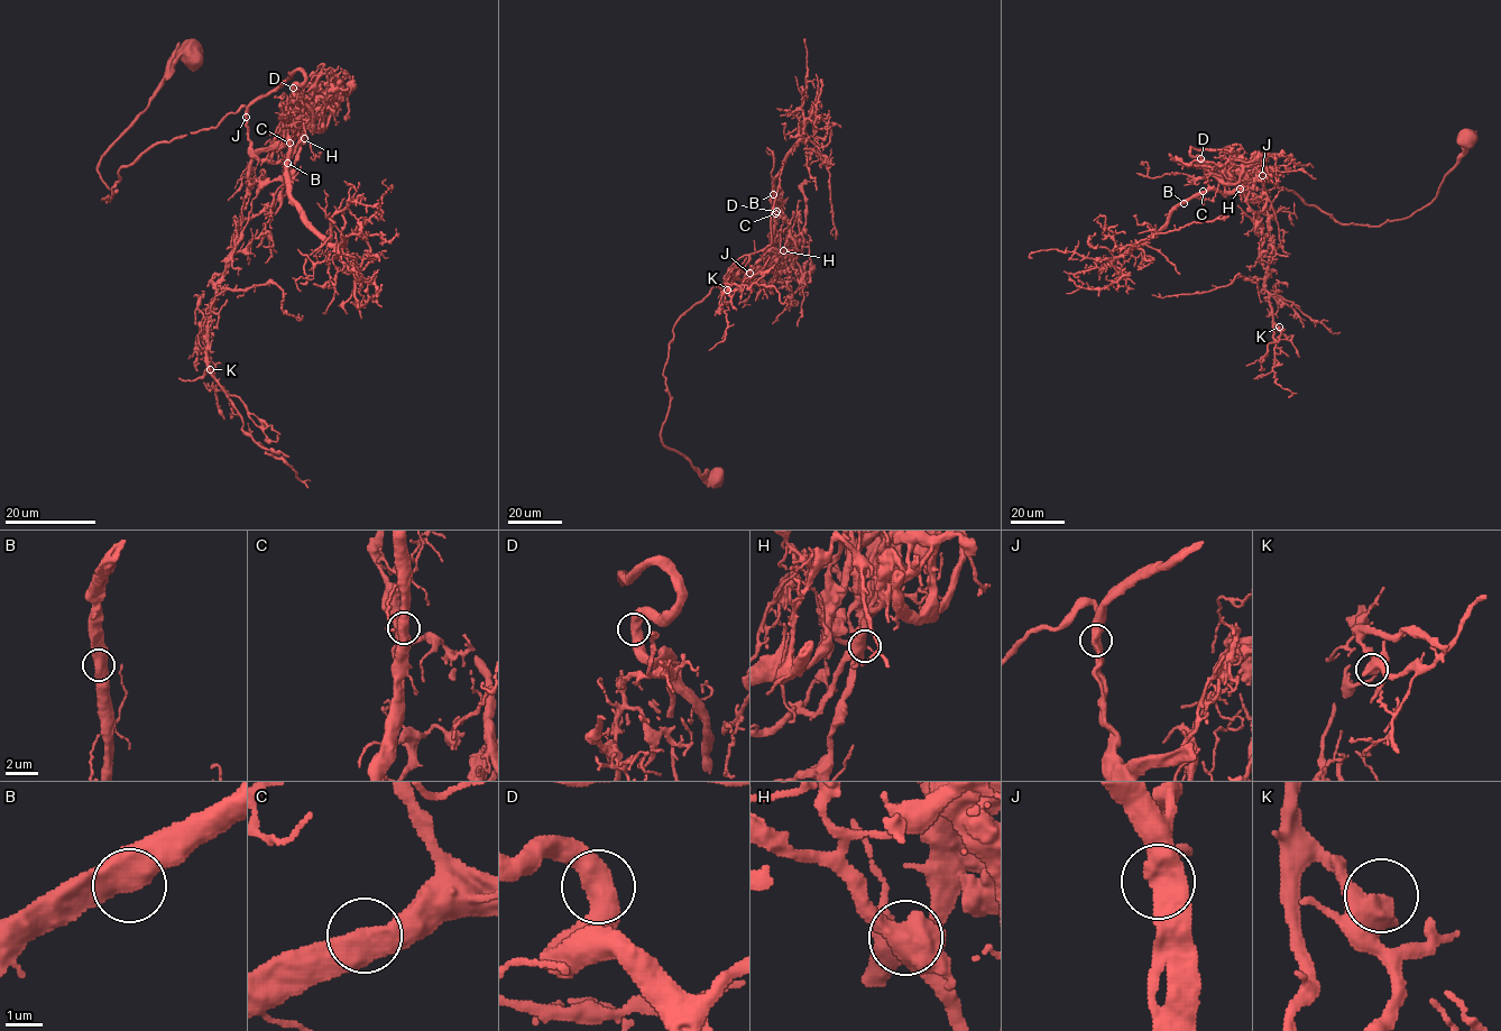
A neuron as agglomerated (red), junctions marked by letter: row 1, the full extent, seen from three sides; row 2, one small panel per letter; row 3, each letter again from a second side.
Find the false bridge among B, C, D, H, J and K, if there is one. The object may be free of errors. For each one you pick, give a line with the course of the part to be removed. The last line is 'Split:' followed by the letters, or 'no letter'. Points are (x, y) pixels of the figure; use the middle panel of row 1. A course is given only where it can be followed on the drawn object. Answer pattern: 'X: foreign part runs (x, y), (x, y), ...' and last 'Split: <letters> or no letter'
Split: no letter

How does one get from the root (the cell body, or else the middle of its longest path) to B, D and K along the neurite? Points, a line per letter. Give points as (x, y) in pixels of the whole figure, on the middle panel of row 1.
B: (715, 480), (661, 440), (670, 399), (663, 369), (674, 323), (714, 286), (752, 273), (770, 246), (773, 194)
D: (715, 480), (661, 440), (669, 343), (714, 286), (757, 264), (784, 201), (776, 211)
K: (715, 480), (661, 440), (663, 373), (674, 323), (714, 286), (752, 273), (745, 283), (729, 275), (727, 290)

